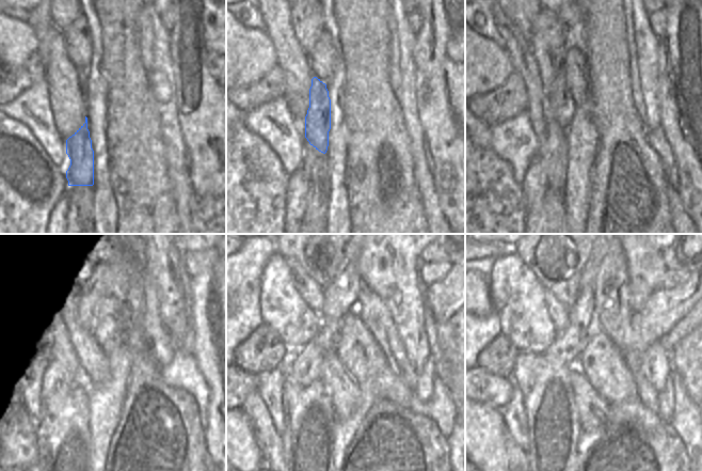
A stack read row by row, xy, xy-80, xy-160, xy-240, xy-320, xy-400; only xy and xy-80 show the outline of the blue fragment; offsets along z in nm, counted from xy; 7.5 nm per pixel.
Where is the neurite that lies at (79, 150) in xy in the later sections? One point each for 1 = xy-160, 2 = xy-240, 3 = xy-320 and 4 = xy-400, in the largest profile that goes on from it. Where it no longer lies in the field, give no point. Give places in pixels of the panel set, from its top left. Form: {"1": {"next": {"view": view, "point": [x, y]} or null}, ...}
{"1": {"next": {"view": "xy-160", "point": [560, 101]}}, "2": {"next": {"view": "xy-240", "point": [96, 287]}}, "3": {"next": {"view": "xy-320", "point": [339, 297]}}, "4": {"next": {"view": "xy-400", "point": [588, 278]}}}

